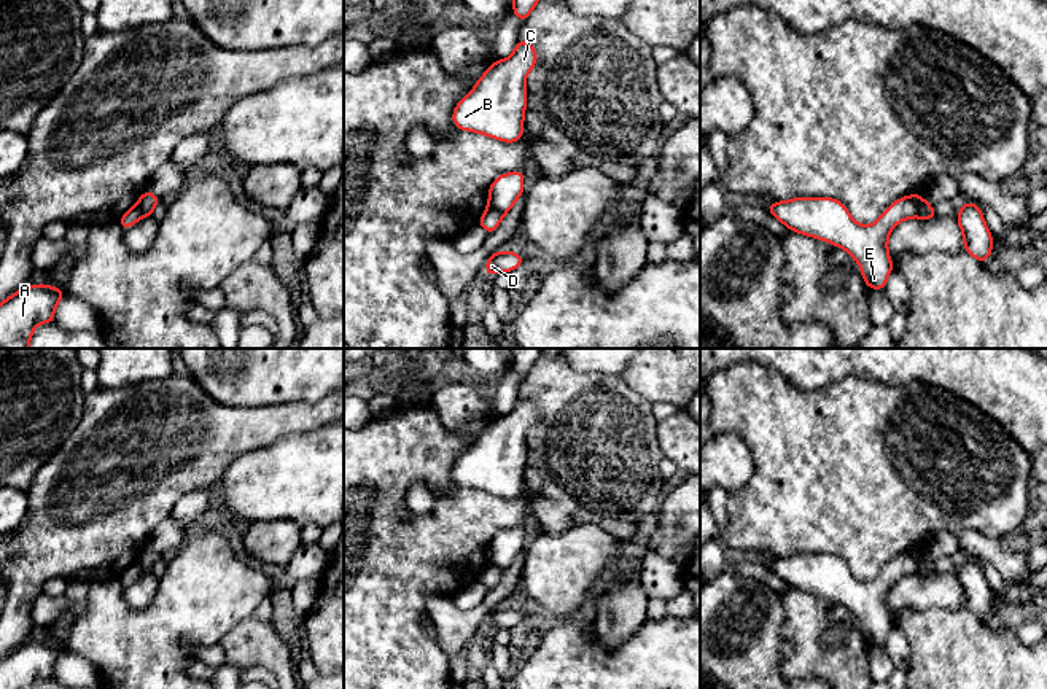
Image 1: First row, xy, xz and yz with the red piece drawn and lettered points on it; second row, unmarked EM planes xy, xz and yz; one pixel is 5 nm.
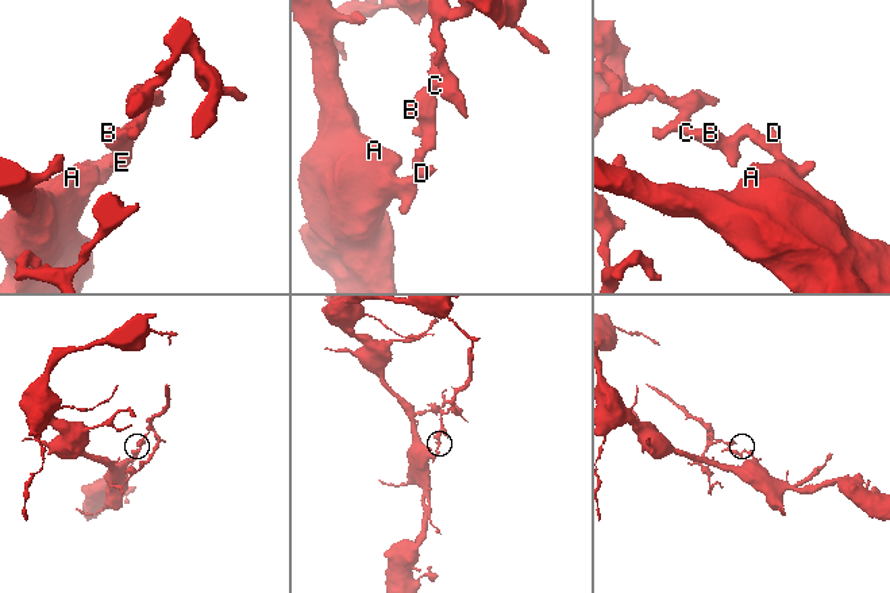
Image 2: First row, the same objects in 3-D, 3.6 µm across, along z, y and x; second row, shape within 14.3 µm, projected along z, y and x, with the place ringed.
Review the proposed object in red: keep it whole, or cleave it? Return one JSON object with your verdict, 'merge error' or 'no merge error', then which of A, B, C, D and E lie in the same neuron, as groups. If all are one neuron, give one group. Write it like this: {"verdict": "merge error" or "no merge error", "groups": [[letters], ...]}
{"verdict": "merge error", "groups": [["A", "D"], ["B", "C", "E"]]}

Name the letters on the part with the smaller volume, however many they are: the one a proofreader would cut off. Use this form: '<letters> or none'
B, C, E

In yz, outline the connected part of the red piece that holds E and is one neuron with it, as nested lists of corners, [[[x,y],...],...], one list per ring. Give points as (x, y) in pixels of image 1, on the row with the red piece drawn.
[[[910,194],[893,202],[869,226],[858,224],[845,204],[832,197],[796,197],[770,202],[767,210],[789,231],[826,240],[848,251],[859,264],[861,275],[870,290],[885,290],[894,269],[888,255],[888,236],[904,220],[915,218],[923,196]]]

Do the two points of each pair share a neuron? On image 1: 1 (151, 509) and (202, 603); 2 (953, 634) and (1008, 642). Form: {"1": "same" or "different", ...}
{"1": "different", "2": "same"}

